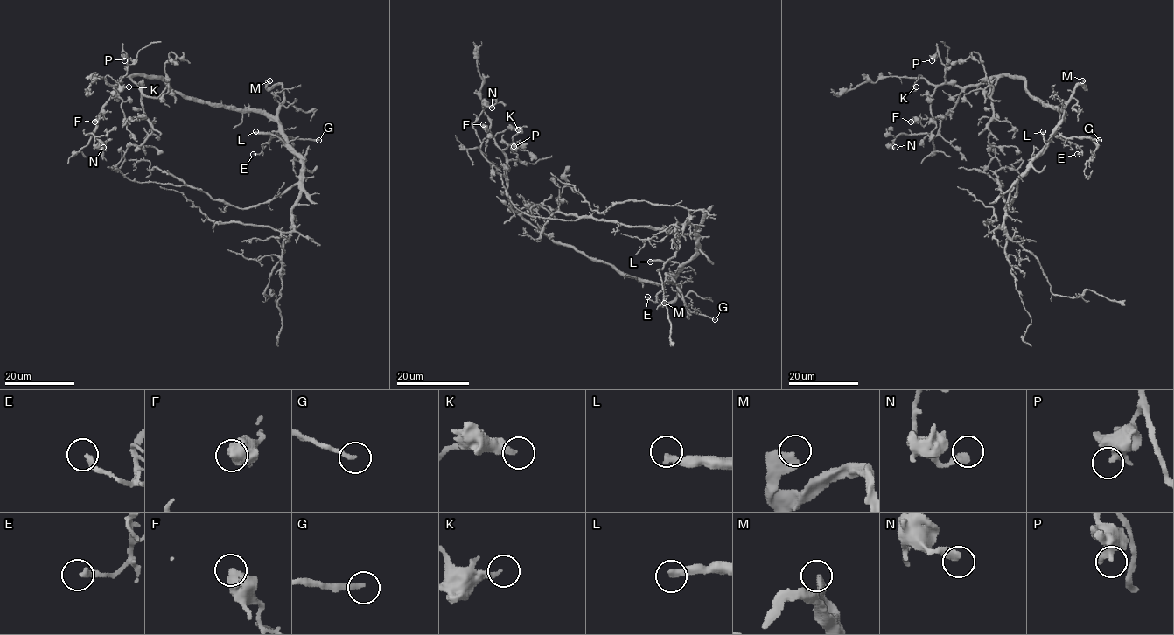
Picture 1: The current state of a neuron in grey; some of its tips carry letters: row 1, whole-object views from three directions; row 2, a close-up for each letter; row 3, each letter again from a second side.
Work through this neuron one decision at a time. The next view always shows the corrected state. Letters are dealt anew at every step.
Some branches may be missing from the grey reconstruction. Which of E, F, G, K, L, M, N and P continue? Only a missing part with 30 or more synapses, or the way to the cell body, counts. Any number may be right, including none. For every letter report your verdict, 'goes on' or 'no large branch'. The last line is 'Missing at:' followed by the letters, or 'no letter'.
E: no large branch
F: no large branch
G: goes on
K: no large branch
L: goes on
M: goes on
N: no large branch
P: no large branch
Missing at: G, L, M

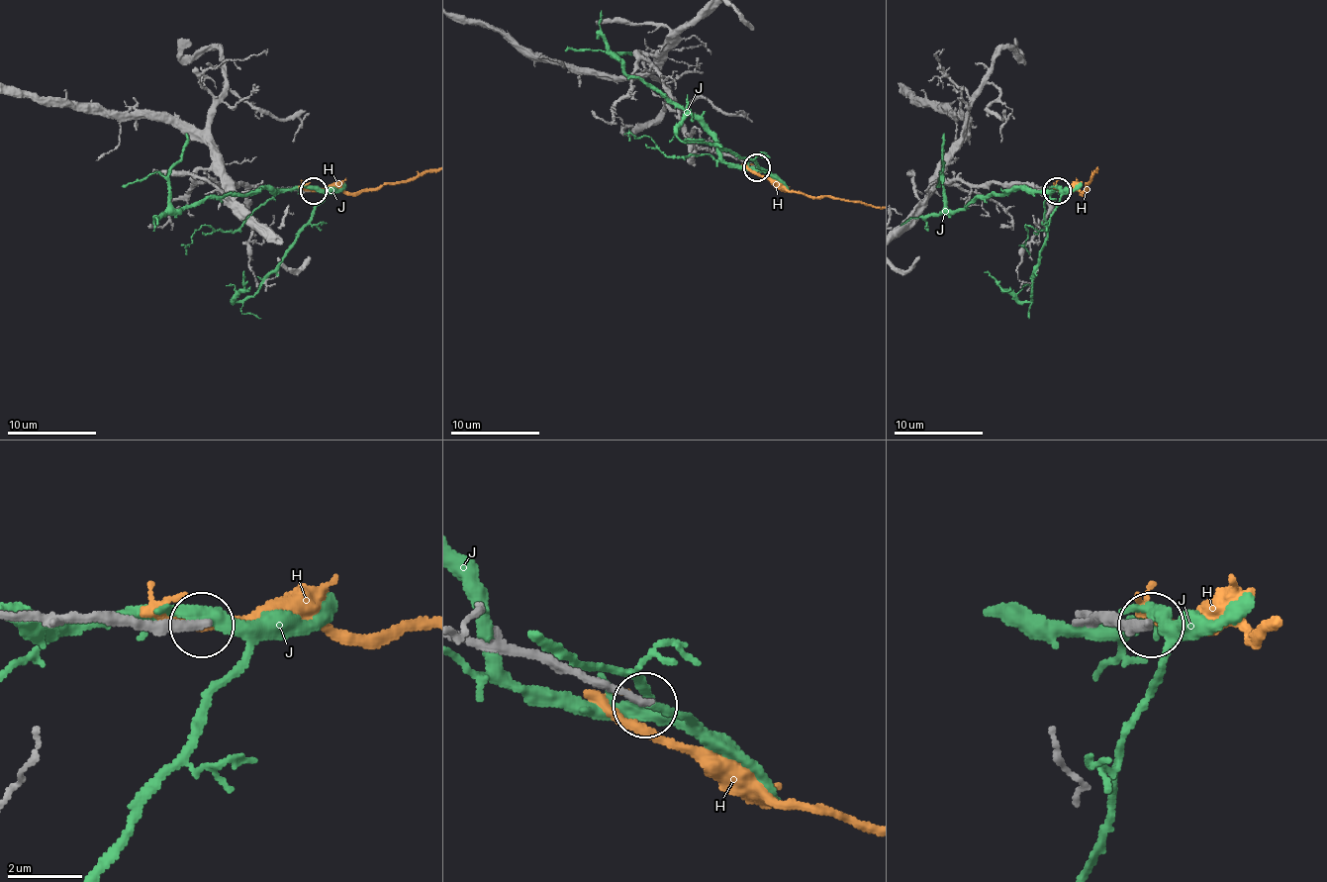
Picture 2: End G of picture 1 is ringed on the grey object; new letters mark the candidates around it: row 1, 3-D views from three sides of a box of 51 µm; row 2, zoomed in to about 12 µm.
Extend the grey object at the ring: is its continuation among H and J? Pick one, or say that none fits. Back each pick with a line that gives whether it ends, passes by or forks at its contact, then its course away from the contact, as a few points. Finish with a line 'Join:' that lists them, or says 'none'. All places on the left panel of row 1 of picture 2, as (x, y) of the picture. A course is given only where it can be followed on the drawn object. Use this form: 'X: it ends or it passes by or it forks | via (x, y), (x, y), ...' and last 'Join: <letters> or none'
Join: none

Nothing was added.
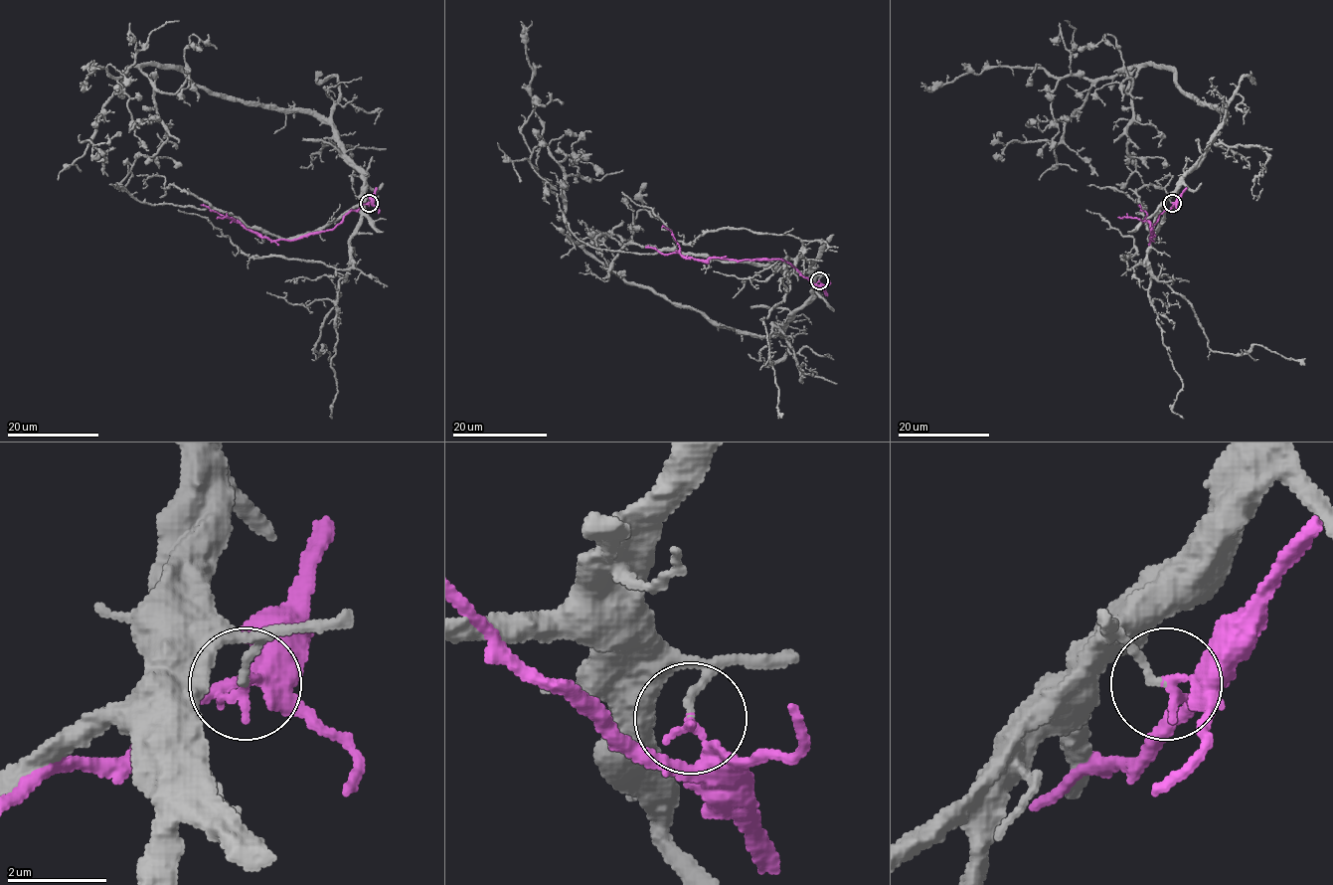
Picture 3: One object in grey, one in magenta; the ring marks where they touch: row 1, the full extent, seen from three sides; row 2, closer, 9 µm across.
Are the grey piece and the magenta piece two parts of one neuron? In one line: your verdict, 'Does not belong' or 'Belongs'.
Does not belong

